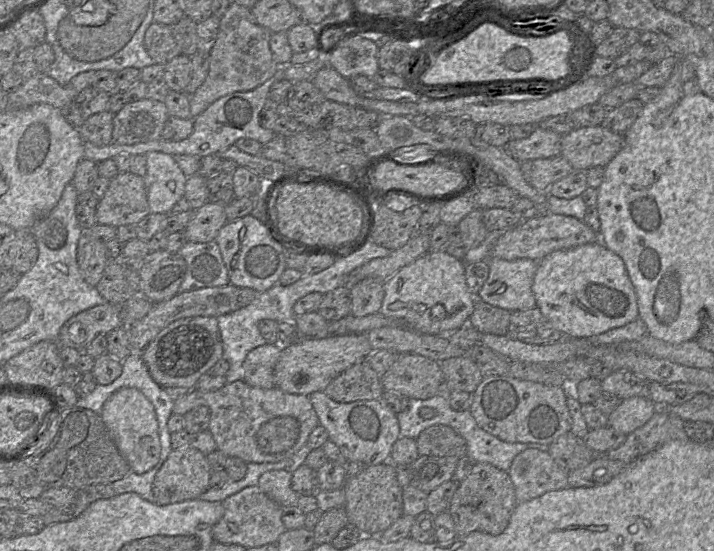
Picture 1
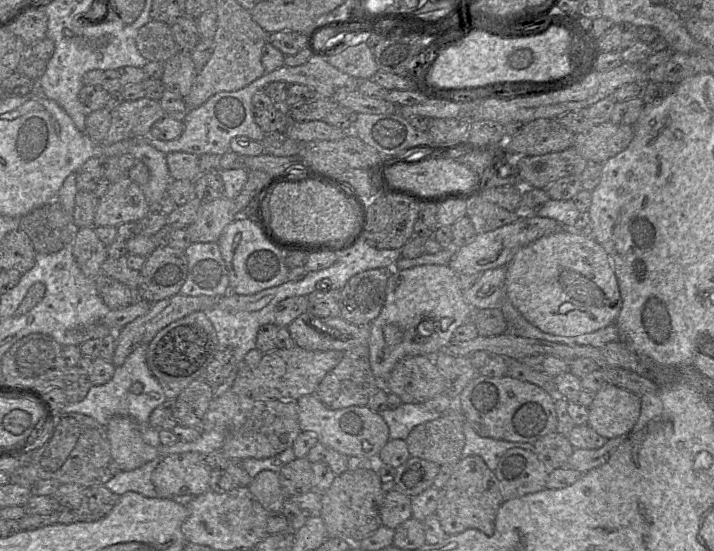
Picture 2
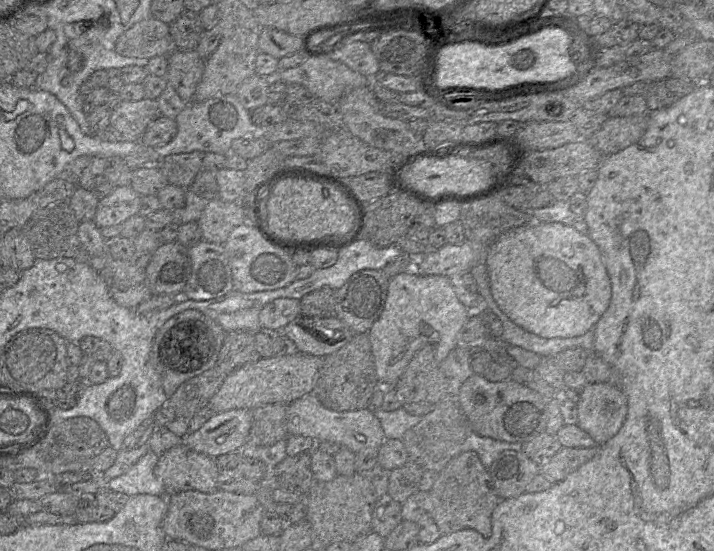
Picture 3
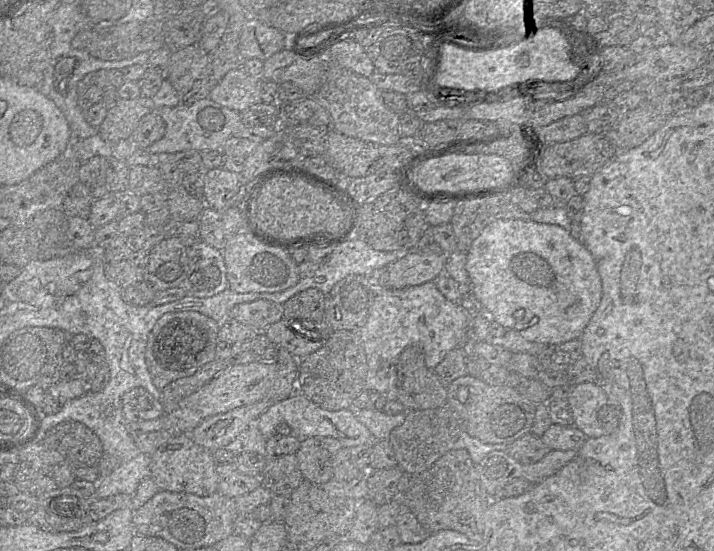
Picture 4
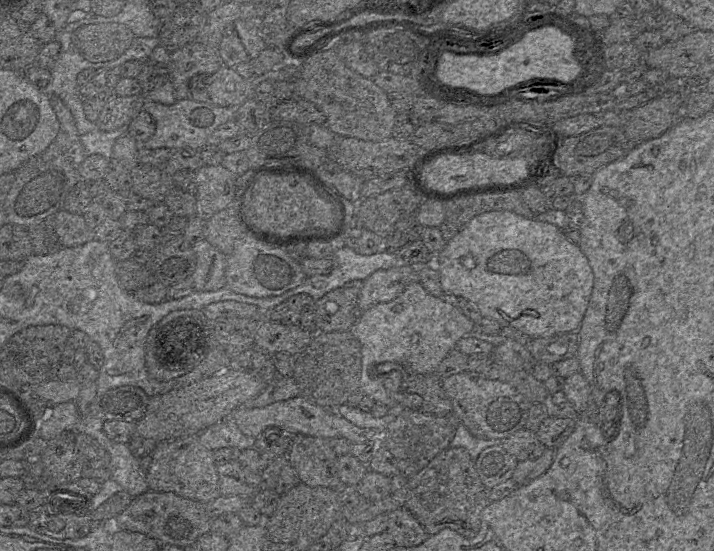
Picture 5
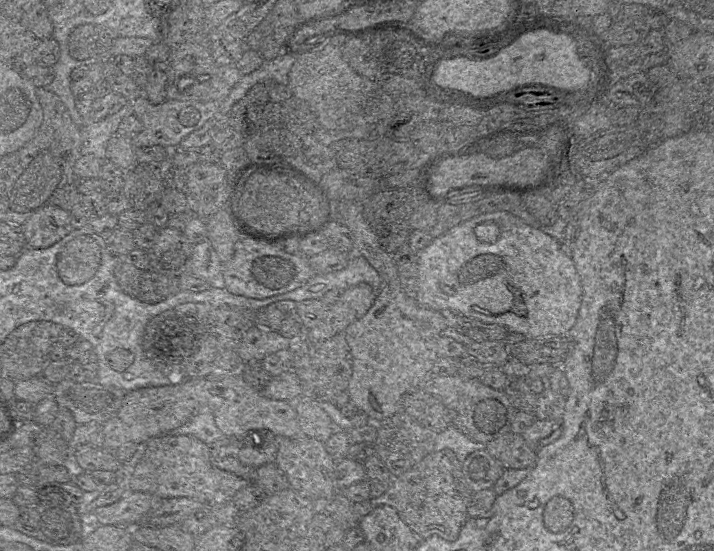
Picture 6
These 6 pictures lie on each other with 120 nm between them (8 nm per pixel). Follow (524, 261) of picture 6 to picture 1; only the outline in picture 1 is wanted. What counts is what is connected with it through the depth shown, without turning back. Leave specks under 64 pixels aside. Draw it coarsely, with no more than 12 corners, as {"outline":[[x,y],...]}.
{"outline":[[599,240],[540,260],[532,292],[568,338],[639,316],[623,259]]}

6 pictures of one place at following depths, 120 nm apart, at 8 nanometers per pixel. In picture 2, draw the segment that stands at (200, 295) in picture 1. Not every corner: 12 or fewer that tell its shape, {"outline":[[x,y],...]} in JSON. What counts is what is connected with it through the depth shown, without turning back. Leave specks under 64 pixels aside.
{"outline":[[179,293],[151,303],[116,331],[112,358],[122,365],[163,328],[216,305],[220,297]]}

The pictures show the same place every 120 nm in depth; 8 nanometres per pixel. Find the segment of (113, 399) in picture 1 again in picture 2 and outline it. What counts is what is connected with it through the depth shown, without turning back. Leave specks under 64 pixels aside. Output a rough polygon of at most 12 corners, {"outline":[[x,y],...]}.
{"outline":[[114,416],[105,426],[119,471],[158,457],[138,425]]}

